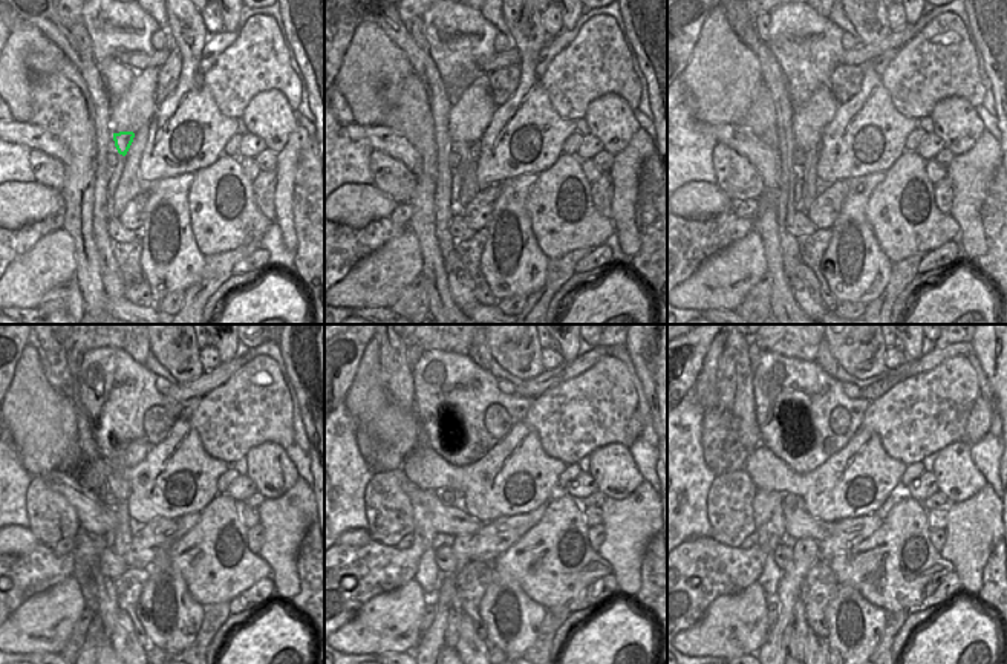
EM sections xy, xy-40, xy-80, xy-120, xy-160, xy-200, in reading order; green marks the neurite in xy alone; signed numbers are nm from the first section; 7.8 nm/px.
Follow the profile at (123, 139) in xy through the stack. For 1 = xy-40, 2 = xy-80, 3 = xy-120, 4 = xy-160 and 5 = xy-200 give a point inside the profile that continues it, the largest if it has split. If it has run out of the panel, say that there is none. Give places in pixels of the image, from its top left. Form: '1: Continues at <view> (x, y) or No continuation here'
1: Continues at xy-40 (469, 152)
2: Continues at xy-80 (811, 187)
3: Continues at xy-120 (124, 531)
4: Continues at xy-160 (462, 546)
5: Continues at xy-200 (805, 551)

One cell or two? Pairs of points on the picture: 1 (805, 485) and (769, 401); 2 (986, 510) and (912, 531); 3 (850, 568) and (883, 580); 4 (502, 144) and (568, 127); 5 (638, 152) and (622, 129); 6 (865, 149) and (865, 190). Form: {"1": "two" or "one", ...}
{"1": "two", "2": "two", "3": "one", "4": "one", "5": "two", "6": "two"}

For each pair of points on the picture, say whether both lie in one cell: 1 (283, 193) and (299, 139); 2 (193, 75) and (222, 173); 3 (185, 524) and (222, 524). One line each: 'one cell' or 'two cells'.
1: one cell
2: two cells
3: two cells

